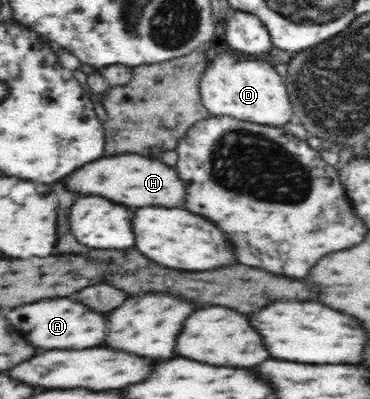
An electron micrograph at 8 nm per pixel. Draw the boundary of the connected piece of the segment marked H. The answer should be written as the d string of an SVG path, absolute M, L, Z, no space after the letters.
M137 154L116 156L116 158L100 158L68 178L68 186L82 194L98 194L118 204L144 208L144 204L164 204L164 208L184 208L180 204L180 196L184 196L184 184L176 180L173 166L159 162L158 159Z

